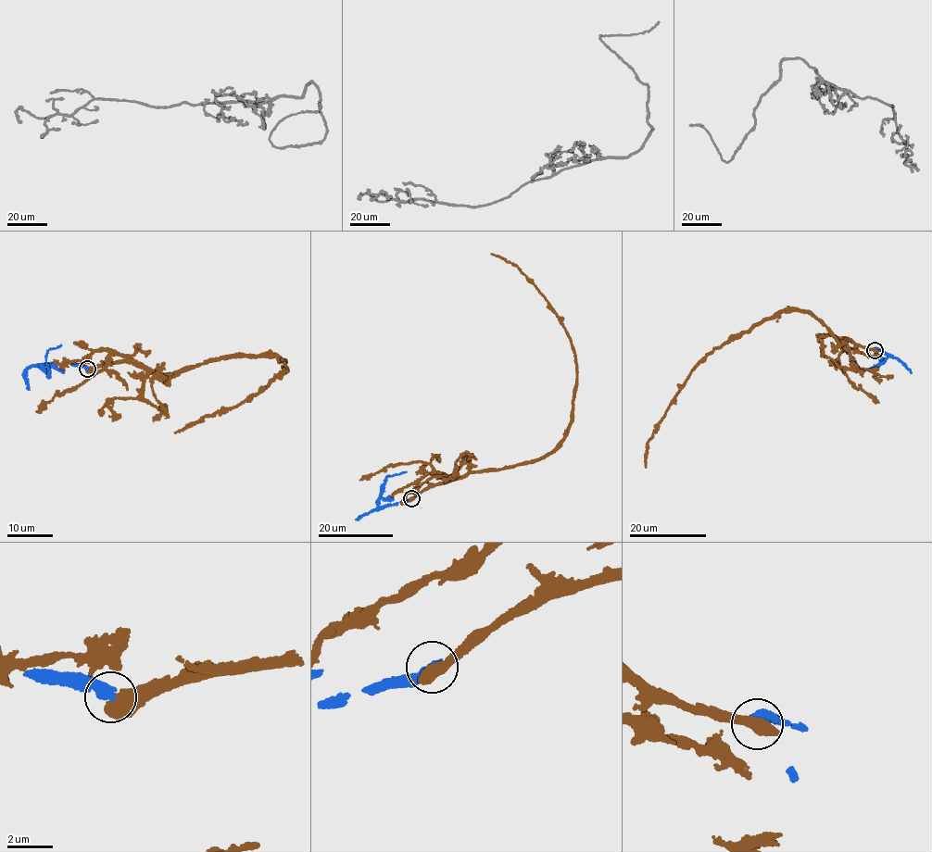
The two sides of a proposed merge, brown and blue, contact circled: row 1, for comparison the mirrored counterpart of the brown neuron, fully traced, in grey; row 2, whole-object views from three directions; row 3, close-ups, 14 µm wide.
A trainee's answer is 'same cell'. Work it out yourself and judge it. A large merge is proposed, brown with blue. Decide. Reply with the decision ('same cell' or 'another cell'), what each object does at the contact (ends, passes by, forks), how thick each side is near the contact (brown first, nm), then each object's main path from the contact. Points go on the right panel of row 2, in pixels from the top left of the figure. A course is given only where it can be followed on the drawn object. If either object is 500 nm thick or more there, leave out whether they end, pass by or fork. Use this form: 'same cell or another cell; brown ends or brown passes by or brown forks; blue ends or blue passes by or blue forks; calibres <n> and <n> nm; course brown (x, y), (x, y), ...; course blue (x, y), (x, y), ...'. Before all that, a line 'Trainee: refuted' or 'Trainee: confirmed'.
Trainee: refuted
another cell; calibres 650 and 480 nm; course brown (875, 350), (838, 342), (807, 310), (759, 322), (689, 374), (658, 423), (646, 468); course blue (875, 350), (882, 350), (887, 357), (861, 369), (845, 350)

